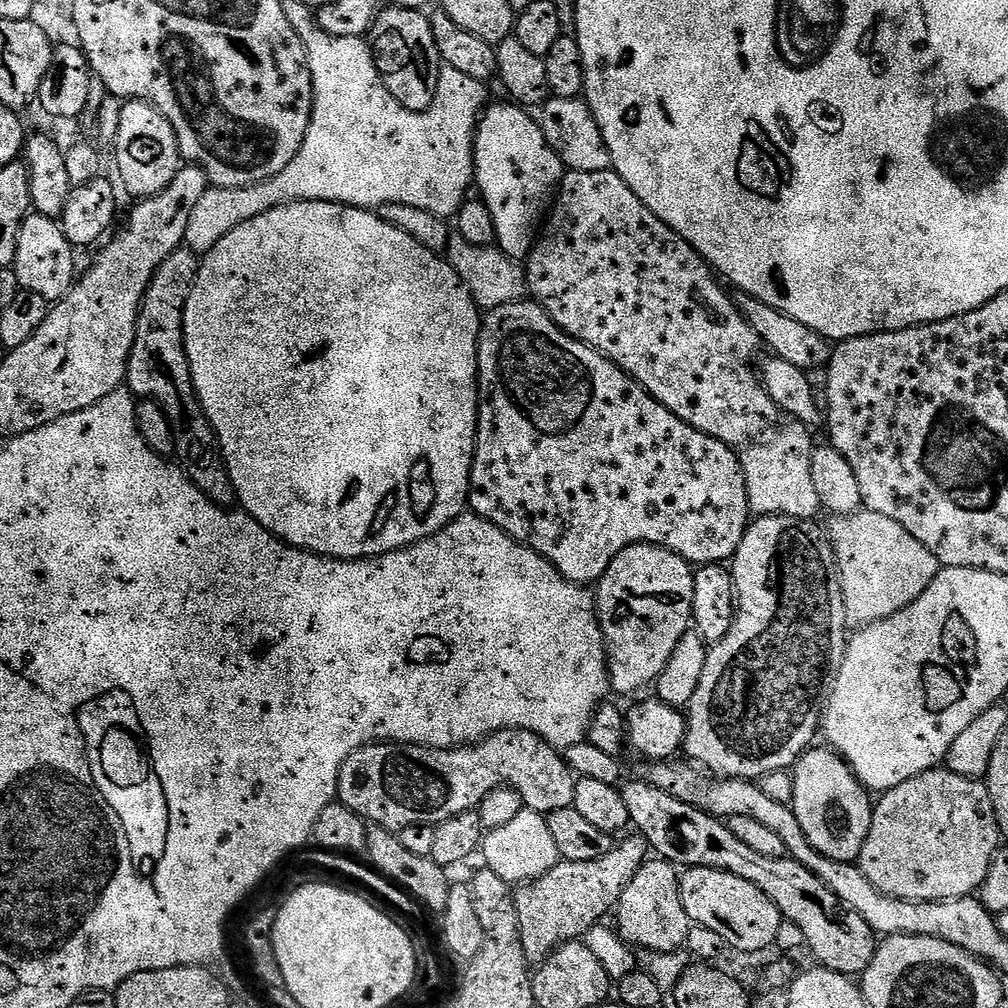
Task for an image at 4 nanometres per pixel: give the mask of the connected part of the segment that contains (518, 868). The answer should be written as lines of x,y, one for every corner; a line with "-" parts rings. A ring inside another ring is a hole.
528,810
532,812
512,812
510,822
506,822
506,826
498,826
491,829
483,837
482,853
486,859
487,867
493,868
504,880
509,882
517,882
516,880
524,880
520,882
534,882
541,876
560,863
562,857
558,850
558,842
554,842
554,834
550,834
550,826
546,819
545,813
540,810

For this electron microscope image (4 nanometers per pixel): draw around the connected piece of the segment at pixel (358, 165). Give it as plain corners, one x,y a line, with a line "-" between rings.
319,30
313,31
311,37
307,37
308,61
310,62
310,78
312,79
312,117
308,123
308,129
304,135
302,146
290,158
290,162
279,172
269,175
267,178
250,184
245,184
239,188
221,188
219,186
210,186
198,198
198,206
194,206
194,214
190,214
190,222
186,226
184,235
184,244
191,248
197,254
207,254
212,251
215,244
230,230
234,230
242,222
250,218
258,218
264,212
269,212
272,208
277,208
280,204
288,204
292,200
329,200
339,204
349,204
355,208
367,208
369,210
379,209
381,204
402,203
406,206
417,207
418,210
428,211
430,214
443,218
452,218
465,204
466,197
474,184
474,158
472,157
472,139
476,136
477,123
486,107
484,100
483,87
472,86
476,88
447,88
441,86
436,90
436,101
429,106
425,112
415,112
406,110
394,94
385,86
384,79
380,76
380,71
376,65
376,59
372,53
372,45
362,36
331,36

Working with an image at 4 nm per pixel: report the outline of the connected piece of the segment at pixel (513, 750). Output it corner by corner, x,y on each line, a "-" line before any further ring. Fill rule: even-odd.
507,728
504,731
493,732
492,735
496,737
496,787
498,790
512,783
532,803
529,805
540,810
574,805
578,777
568,761
553,745
537,736
532,730

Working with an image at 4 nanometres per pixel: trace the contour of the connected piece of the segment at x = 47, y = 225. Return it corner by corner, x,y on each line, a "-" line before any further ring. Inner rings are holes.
33,211
20,224
16,247
15,269
21,289
40,294
49,302
59,302
72,291
78,280
76,272
77,249
66,238
59,219

